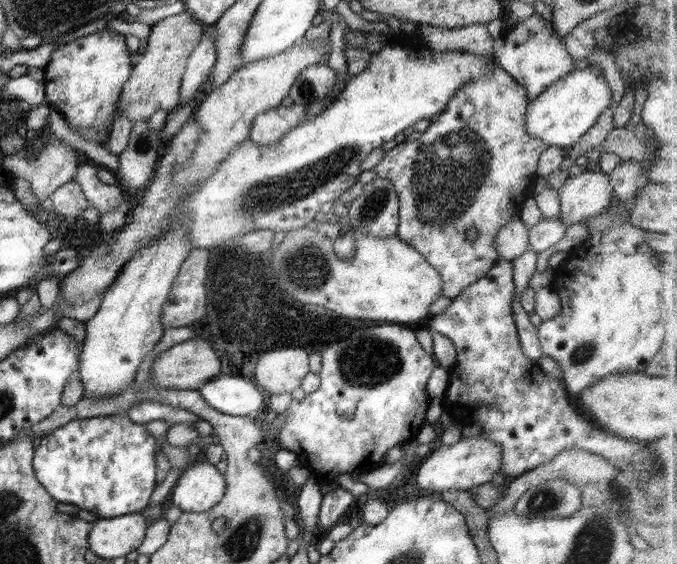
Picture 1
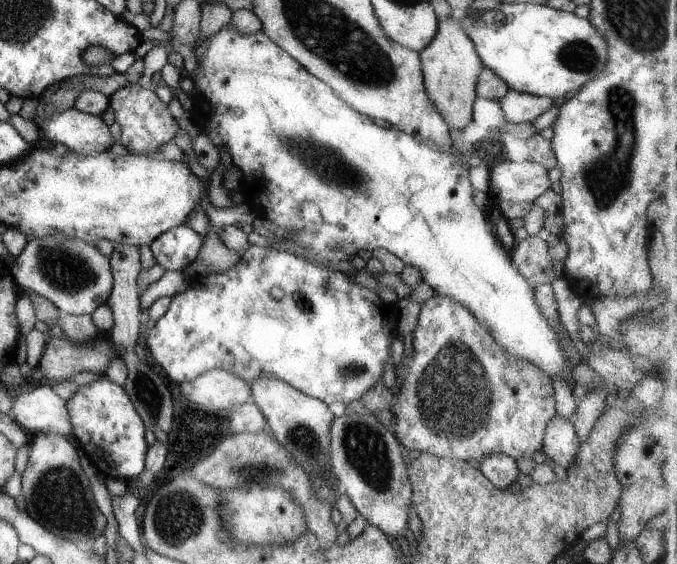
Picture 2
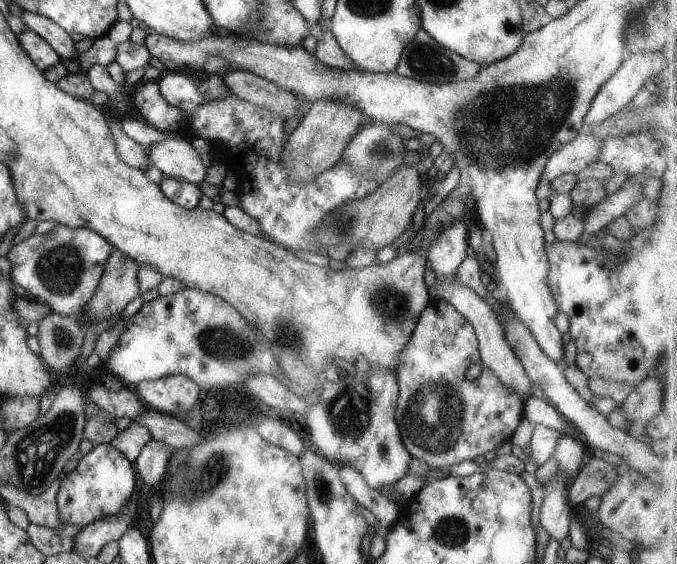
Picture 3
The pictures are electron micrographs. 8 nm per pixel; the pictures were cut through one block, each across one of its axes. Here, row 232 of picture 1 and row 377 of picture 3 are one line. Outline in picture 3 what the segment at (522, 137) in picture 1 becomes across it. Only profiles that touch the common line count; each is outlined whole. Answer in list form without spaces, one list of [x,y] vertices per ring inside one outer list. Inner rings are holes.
[[[445,301],[433,302],[428,305],[417,320],[415,329],[412,331],[407,345],[404,347],[404,351],[400,353],[400,362],[398,363],[396,372],[399,393],[395,417],[400,429],[402,442],[408,449],[408,452],[415,459],[427,462],[432,469],[447,469],[449,466],[457,465],[464,461],[480,461],[483,459],[484,454],[496,451],[504,442],[511,440],[514,431],[518,428],[518,424],[524,418],[525,404],[520,400],[519,395],[507,386],[504,386],[503,382],[500,382],[500,379],[496,378],[496,375],[488,367],[483,367],[481,374],[475,380],[468,380],[466,378],[466,369],[470,364],[480,364],[480,362],[481,356],[477,336],[474,327],[468,322],[468,319],[464,318],[463,314],[460,314],[452,305]]]

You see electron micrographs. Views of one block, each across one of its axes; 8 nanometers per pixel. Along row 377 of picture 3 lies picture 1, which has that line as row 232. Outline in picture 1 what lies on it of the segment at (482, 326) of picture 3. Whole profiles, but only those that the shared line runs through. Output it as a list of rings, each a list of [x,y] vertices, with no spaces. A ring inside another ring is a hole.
[[[518,215],[500,227],[494,239],[499,258],[512,261],[528,251],[528,231],[528,226]]]

